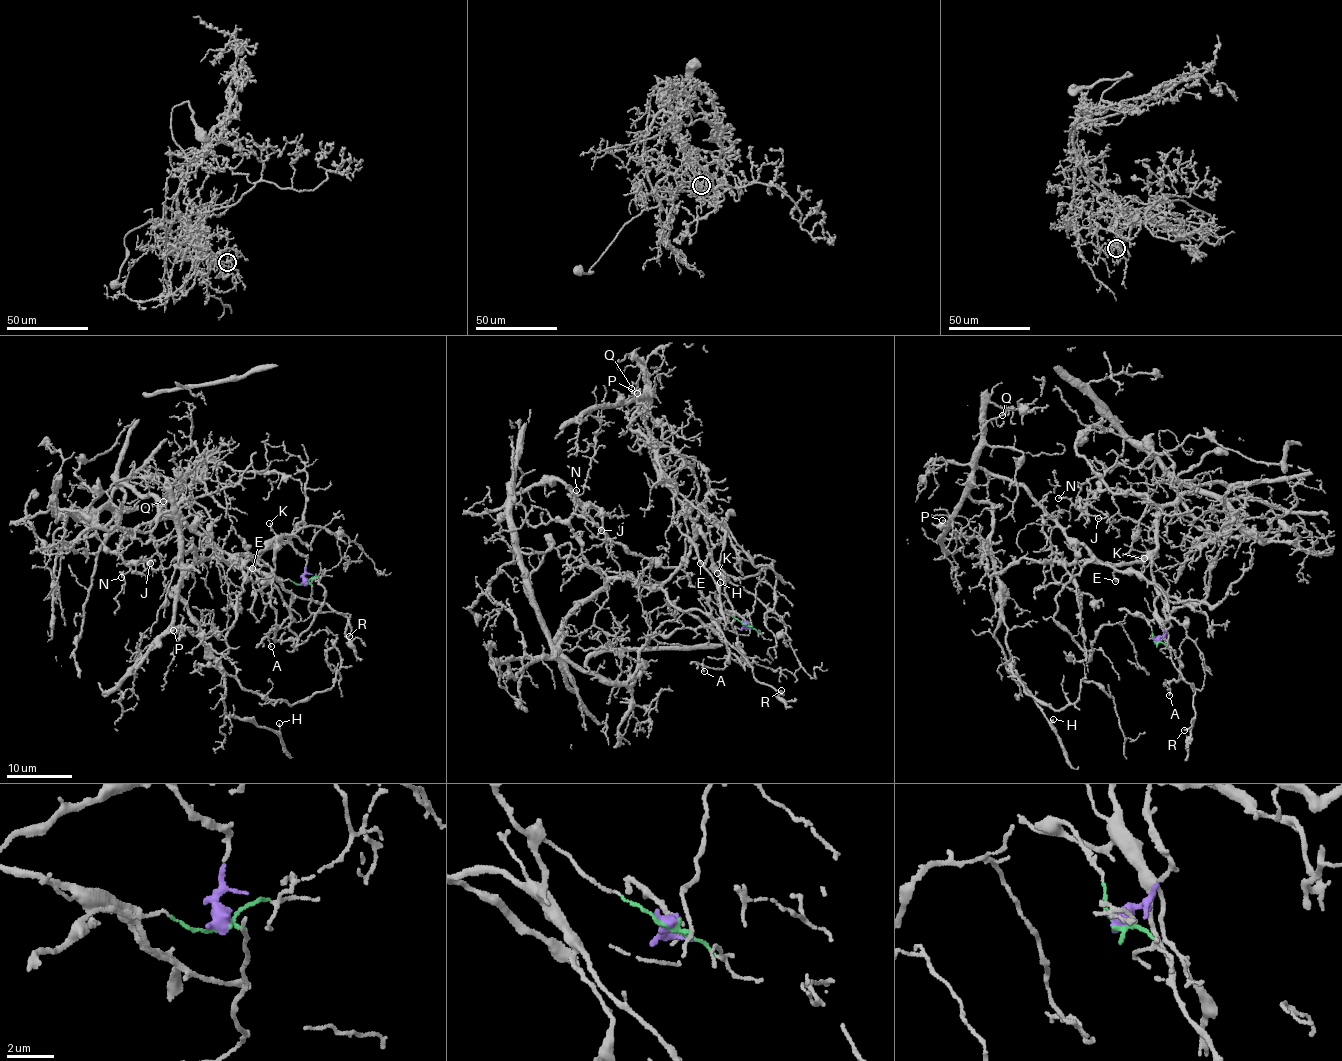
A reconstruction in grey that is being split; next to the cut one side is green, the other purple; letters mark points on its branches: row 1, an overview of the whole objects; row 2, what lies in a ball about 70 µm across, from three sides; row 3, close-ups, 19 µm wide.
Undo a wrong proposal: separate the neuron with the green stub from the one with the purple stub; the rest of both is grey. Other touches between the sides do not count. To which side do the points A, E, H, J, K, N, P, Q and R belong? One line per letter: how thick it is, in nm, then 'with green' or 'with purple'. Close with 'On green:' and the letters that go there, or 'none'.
A: calibre 140 nm; with green
E: calibre 200 nm; with purple
H: calibre 130 nm; with purple
J: calibre 110 nm; with green
K: calibre 170 nm; with purple
N: calibre 170 nm; with green
P: calibre 120 nm; with purple
Q: calibre 90 nm; with purple
R: calibre 150 nm; with green
On green: A, J, N, R

